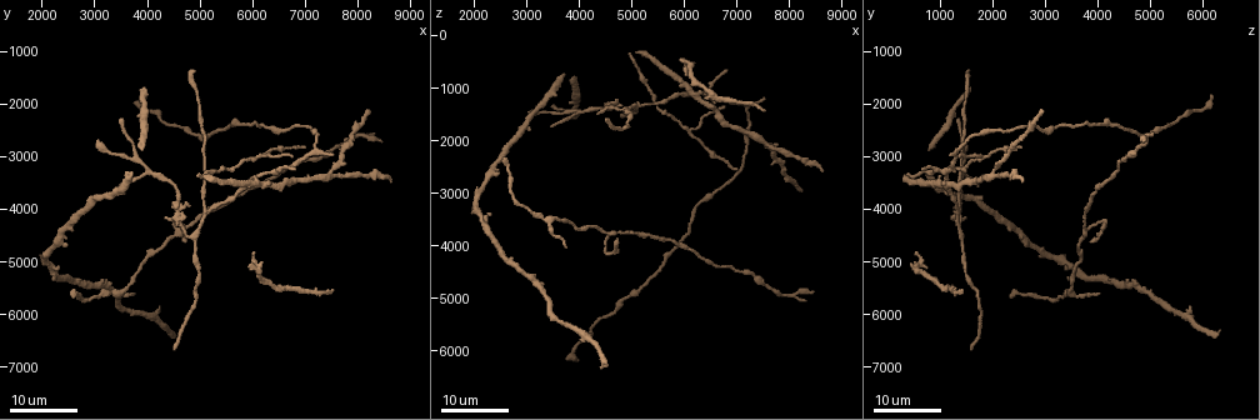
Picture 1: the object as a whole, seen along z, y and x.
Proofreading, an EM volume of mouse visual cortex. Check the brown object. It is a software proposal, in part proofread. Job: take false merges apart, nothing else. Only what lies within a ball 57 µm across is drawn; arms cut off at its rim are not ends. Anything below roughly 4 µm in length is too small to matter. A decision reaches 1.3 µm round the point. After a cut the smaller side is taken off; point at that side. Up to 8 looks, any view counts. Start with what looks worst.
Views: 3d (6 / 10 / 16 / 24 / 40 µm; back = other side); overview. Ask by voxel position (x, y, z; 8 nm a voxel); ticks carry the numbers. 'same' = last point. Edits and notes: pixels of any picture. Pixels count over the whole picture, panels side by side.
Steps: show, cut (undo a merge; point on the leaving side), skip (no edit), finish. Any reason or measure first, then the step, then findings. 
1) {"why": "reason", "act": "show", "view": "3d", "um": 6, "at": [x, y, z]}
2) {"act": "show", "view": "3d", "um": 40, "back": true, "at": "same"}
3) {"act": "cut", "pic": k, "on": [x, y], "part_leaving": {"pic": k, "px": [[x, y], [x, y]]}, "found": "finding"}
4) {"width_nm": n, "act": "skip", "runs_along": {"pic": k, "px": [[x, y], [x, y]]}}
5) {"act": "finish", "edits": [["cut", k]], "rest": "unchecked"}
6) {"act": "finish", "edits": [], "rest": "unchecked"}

{"why": "side arm on a straight run", "act": "show", "view": "3d", "um": 16, "at": [6150, 3000, 1800]}

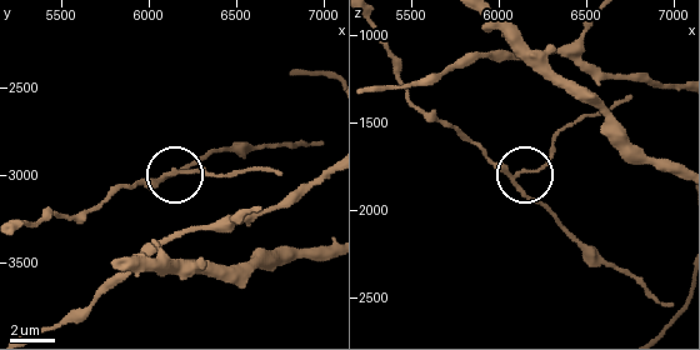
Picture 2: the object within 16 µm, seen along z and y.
{"why": "zoom in", "act": "show", "view": "3d", "um": 10, "at": [6120, 2980, 1820]}

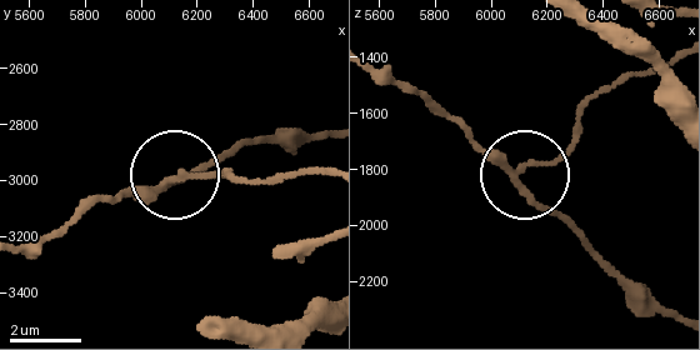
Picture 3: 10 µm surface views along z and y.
{"side_arm_um": 7, "act": "skip", "runs_along": {"pic": 3, "px": [[374, 64], [526, 169], [563, 156], [604, 88]]}, "found": "all the same neuron"}

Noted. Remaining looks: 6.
{"why": "a fork", "act": "show", "view": "3d", "um": 24, "at": [5150, 4050, 1300]}

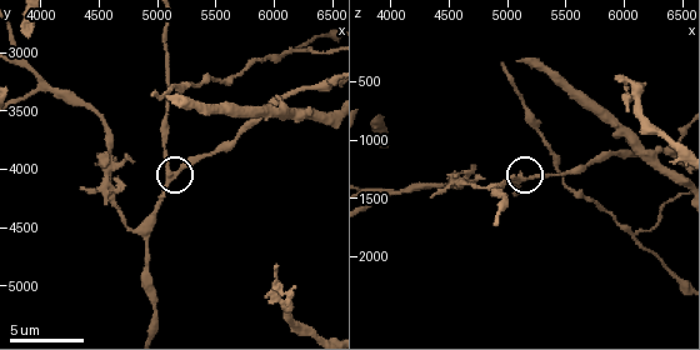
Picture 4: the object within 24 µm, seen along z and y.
{"act": "show", "view": "3d", "um": 10, "at": [5100, 4040, 1320]}

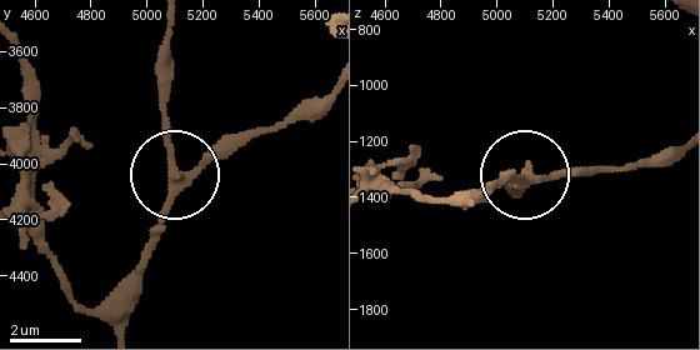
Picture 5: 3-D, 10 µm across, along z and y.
{"width_nm": 220, "act": "skip", "found": "one neuron here"}

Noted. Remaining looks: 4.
{"why": "a fork", "act": "show", "view": "3d", "um": 16, "at": [4020, 3260, 1440]}

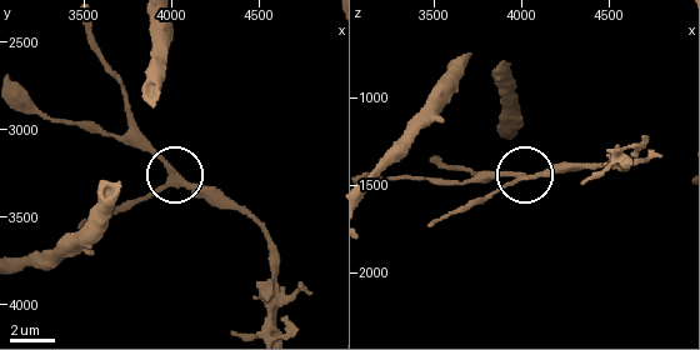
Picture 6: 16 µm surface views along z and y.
{"act": "show", "view": "3d", "um": 16, "back": true, "at": [4020, 3260, 1460]}

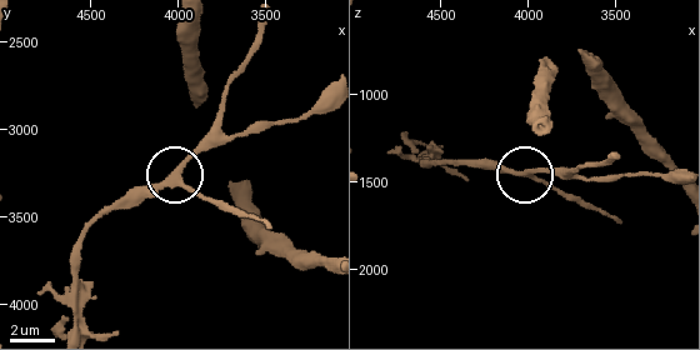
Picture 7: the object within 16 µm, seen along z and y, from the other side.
{"arms": 3, "act": "skip", "found": "all the same neuron"}

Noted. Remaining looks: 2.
{"why": "three-way junction", "act": "show", "view": "3d", "um": 16, "at": [4950, 4550, 1400]}

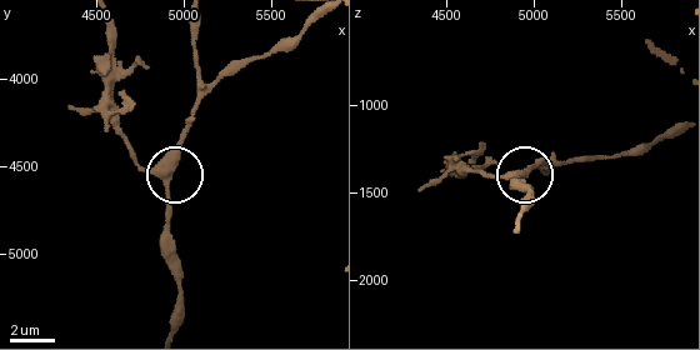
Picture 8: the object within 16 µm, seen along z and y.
{"act": "show", "view": "3d", "um": 10, "at": "same"}

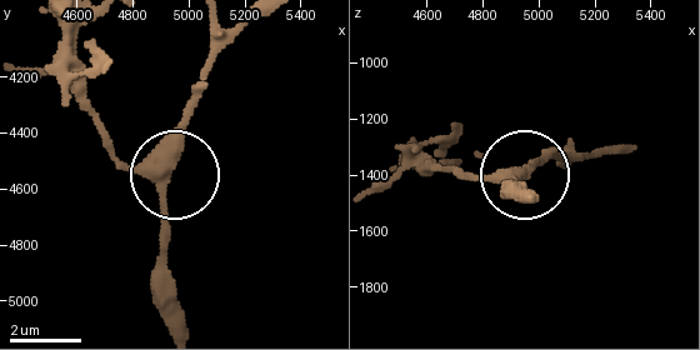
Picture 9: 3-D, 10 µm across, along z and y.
{"arms": 3, "act": "skip", "runs_along": {"pic": 9, "px": [[74, 23], [76, 103], [119, 156], [169, 175], [164, 296]]}, "found": "continuous, no second neuron"}

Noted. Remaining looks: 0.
{"act": "finish", "edits": [], "rest": "unchecked"}

